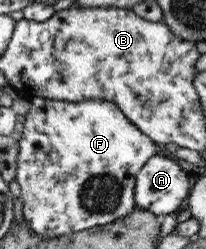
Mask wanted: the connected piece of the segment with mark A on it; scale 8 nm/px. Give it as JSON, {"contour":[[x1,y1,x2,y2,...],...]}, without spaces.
{"contour":[[156,155,150,158,150,161,146,162,135,176,135,206,149,210,160,219,170,212,179,211,190,192,189,170,189,167,170,155]]}

